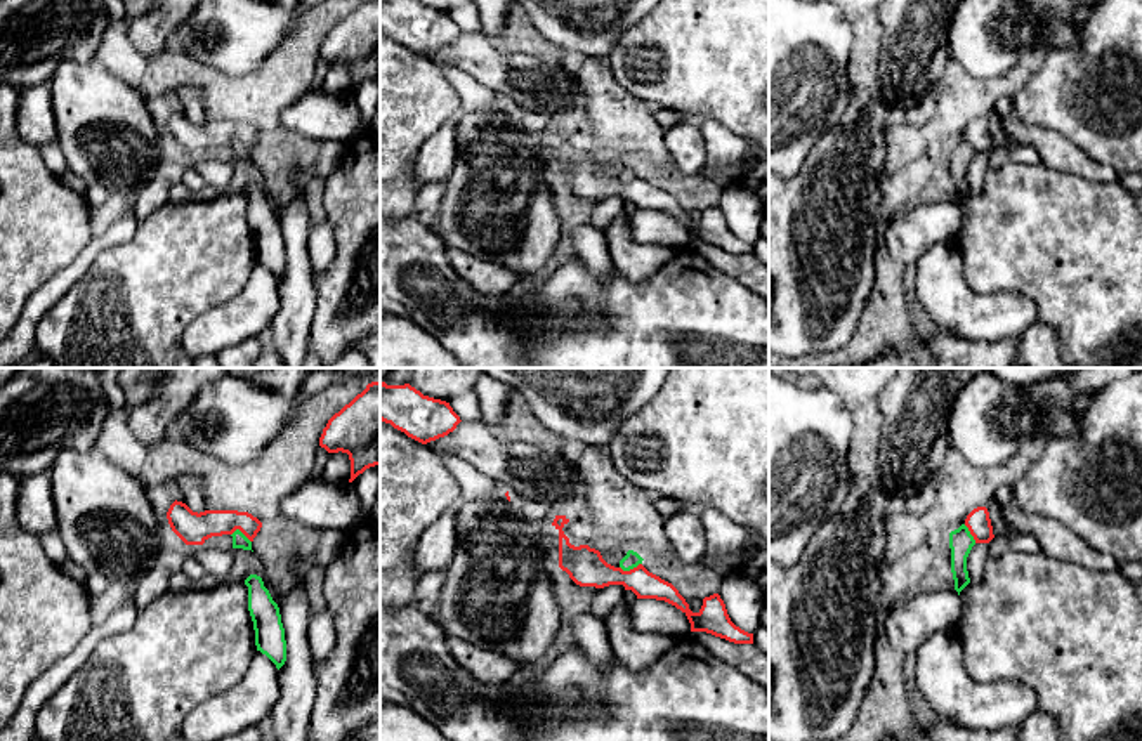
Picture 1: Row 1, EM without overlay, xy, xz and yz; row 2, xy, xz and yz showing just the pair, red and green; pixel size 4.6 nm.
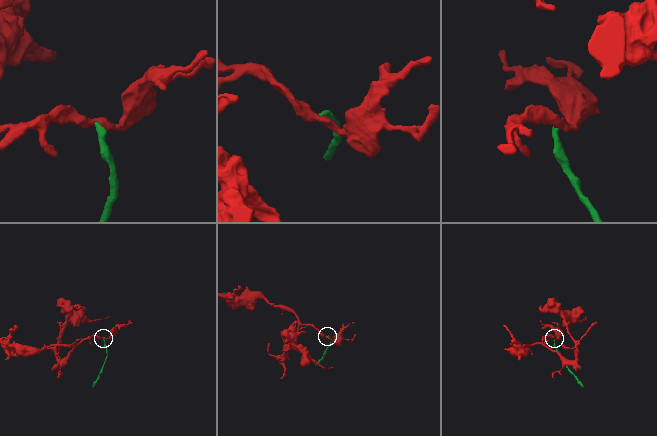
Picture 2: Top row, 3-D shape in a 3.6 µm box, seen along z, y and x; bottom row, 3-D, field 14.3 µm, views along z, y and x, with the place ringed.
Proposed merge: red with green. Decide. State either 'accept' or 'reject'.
reject

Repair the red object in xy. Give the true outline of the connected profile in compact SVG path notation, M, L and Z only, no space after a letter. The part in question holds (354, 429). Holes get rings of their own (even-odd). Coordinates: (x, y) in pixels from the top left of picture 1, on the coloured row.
M371 382L335 413L319 437L328 453L347 453L352 482L366 469L380 465L380 382Z

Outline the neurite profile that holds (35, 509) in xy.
M49 474L19 477L16 514L21 528L35 536L57 529Z

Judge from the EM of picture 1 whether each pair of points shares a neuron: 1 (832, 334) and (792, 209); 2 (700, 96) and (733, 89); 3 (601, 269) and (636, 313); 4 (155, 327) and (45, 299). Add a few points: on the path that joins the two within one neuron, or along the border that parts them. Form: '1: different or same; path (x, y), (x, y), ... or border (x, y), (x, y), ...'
1: same; path (826, 302), (826, 281), (816, 240)
2: same; path (708, 89), (724, 89)
3: different; border (577, 254), (601, 280), (613, 271)
4: different; border (85, 273), (40, 320), (35, 337)

